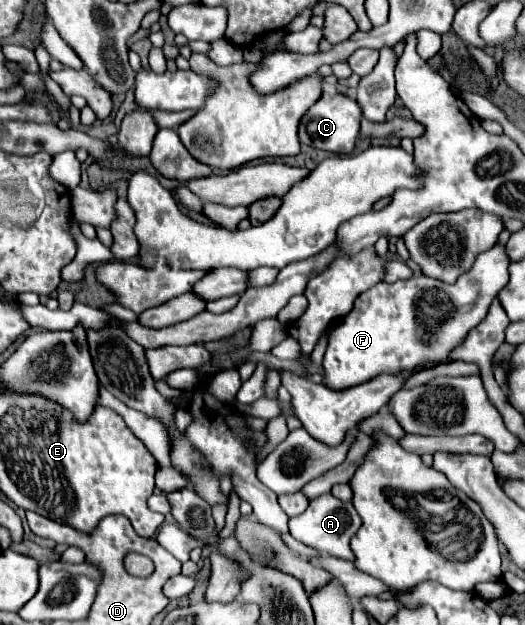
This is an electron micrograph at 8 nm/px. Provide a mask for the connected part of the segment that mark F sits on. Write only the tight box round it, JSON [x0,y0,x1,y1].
[323,244,509,390]

